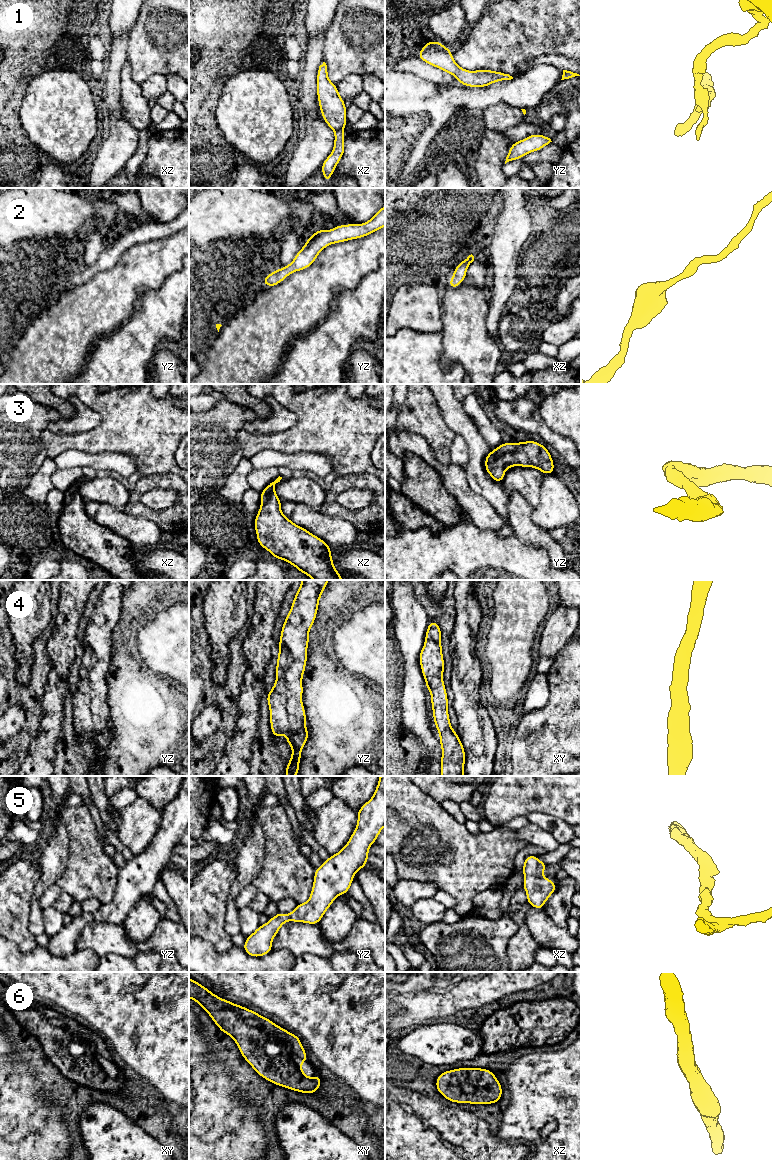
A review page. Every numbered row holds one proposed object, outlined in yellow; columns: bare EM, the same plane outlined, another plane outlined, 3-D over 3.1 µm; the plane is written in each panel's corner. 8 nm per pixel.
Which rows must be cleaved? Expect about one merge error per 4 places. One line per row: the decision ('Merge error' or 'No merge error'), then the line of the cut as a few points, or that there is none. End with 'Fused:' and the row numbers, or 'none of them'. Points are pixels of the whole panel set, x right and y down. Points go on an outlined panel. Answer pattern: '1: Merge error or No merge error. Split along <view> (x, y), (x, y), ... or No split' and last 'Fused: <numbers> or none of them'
1: No merge error. No split
2: No merge error. No split
3: No merge error. No split
4: No merge error. No split
5: No merge error. No split
6: No merge error. No split
Fused: none of them

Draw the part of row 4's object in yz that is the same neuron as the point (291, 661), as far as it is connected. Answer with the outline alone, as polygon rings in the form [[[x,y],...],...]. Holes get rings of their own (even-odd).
[[[302,580],[281,629],[276,682],[268,692],[272,737],[285,735],[293,750],[285,774],[299,773],[301,751],[308,740],[306,714],[302,703],[302,678],[307,662],[309,630],[329,580]]]

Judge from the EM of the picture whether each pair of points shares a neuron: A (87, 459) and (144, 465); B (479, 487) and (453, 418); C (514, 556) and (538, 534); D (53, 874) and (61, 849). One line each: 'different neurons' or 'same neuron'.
A: different neurons
B: same neuron
C: different neurons
D: same neuron

